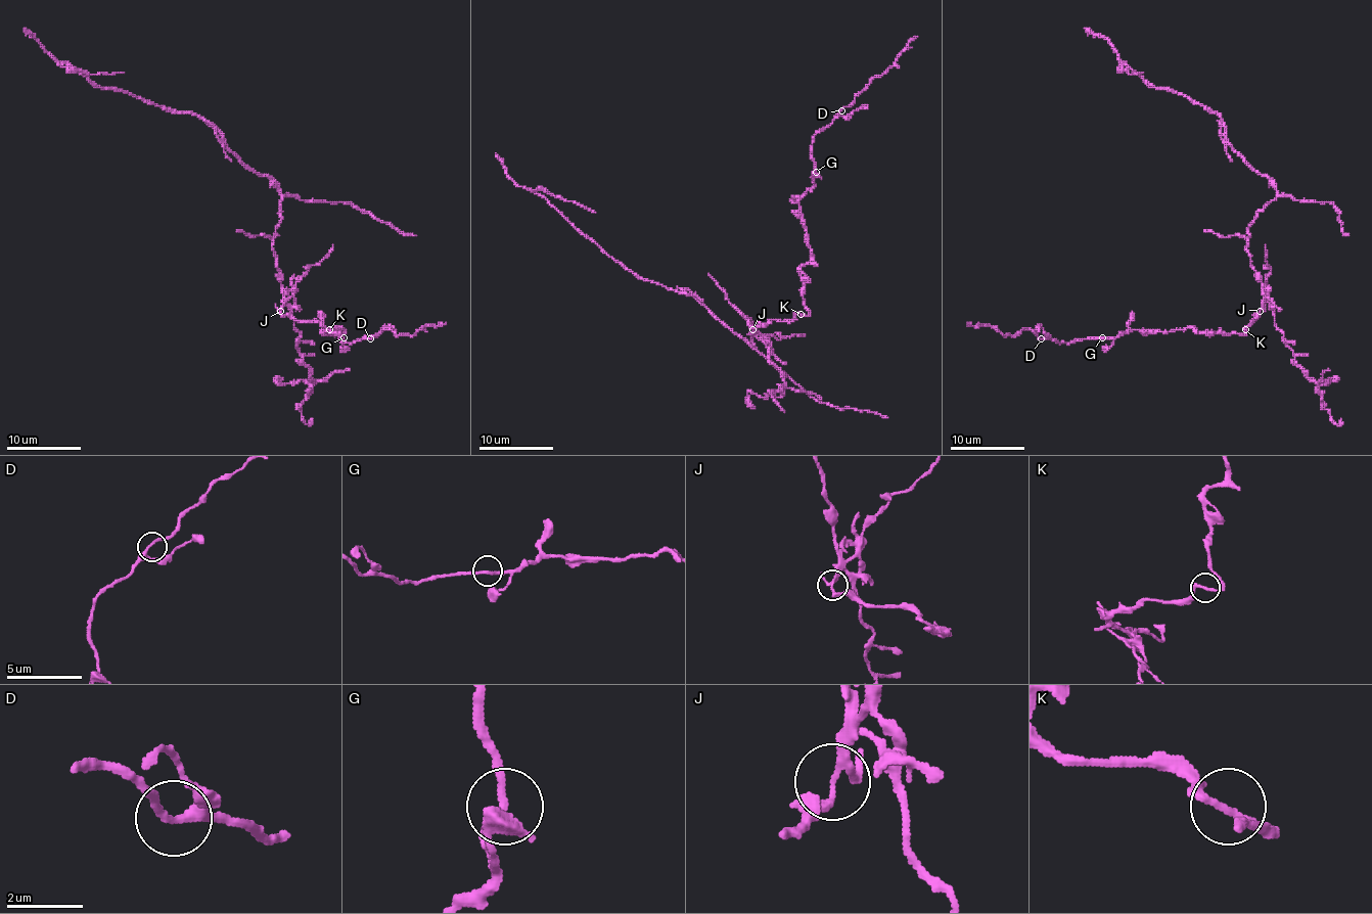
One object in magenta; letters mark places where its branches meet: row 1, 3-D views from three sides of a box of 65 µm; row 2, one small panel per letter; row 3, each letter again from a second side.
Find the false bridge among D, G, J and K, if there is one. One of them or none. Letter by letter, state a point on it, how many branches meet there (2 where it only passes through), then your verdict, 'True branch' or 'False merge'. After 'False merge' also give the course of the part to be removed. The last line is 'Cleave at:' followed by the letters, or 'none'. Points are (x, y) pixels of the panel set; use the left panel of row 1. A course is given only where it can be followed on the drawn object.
D: Place: (370, 338). Branches: 3. True branch
G: Place: (344, 337). Branches: 2. True branch
J: Place: (280, 311). Branches: 3. False merge. Course of the part to remove: (281, 311), (272, 237), (281, 217), (277, 187), (192, 113), (96, 87), (62, 65), (90, 75), (124, 73)
K: Place: (329, 329). Branches: 2. True branch
Cleave at: J

